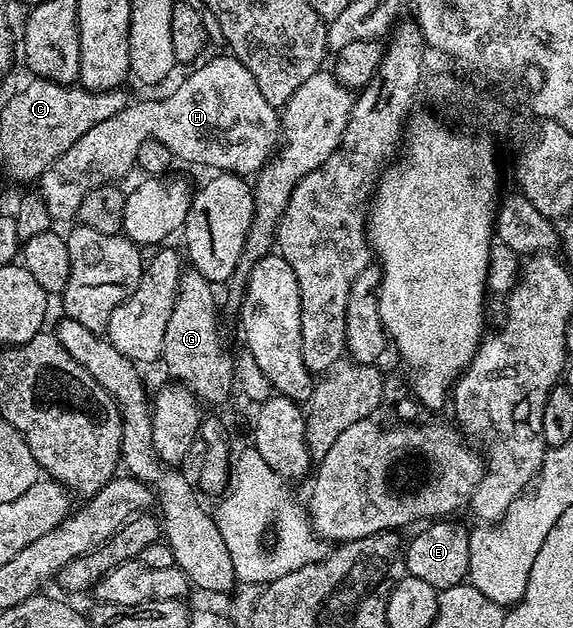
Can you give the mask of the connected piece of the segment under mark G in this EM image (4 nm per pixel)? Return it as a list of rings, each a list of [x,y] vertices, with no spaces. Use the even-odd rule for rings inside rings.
[[[190,266],[184,267],[179,273],[179,289],[177,290],[177,298],[173,302],[173,314],[169,314],[169,323],[165,325],[165,342],[163,343],[163,355],[161,357],[162,363],[167,363],[167,368],[176,376],[176,381],[182,382],[196,397],[208,400],[211,404],[219,404],[225,401],[231,392],[231,379],[235,376],[235,364],[231,361],[231,356],[227,353],[227,348],[223,345],[223,336],[219,333],[219,312],[215,309],[215,292],[212,281],[206,280],[203,275],[199,273],[196,268]]]

